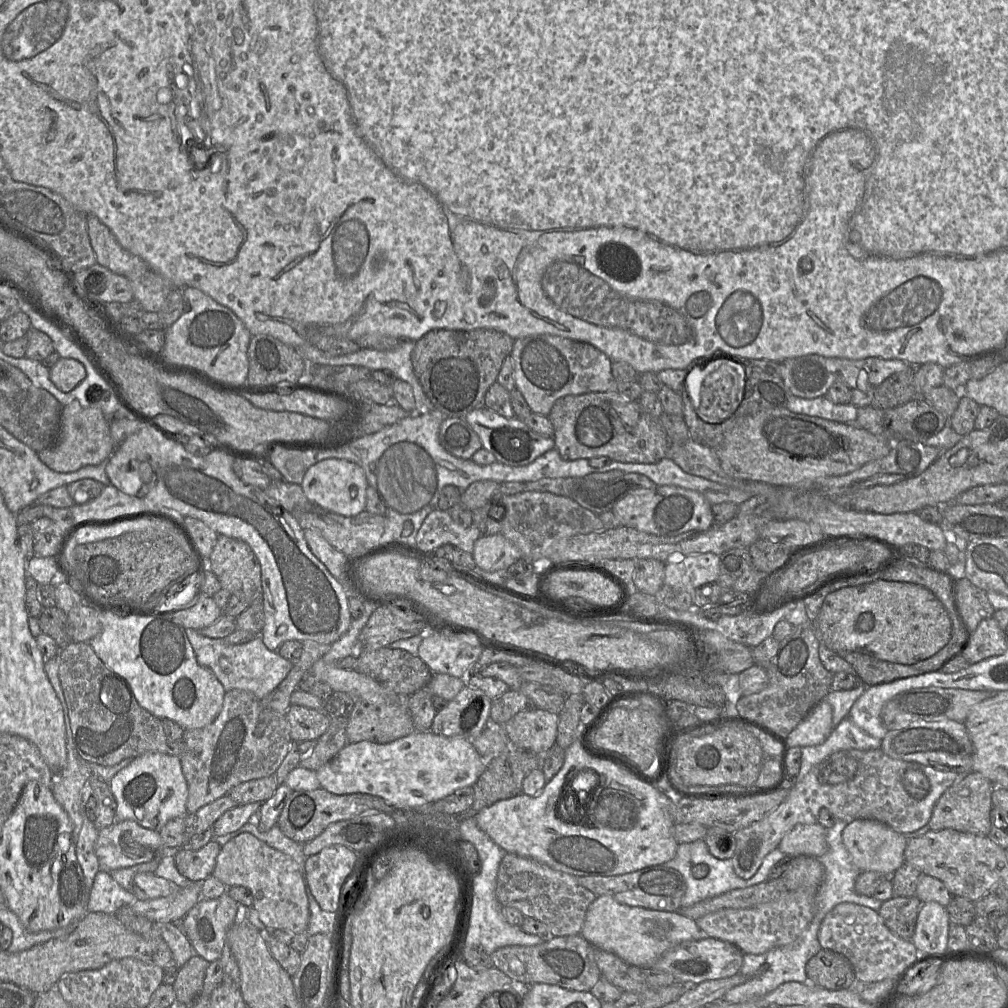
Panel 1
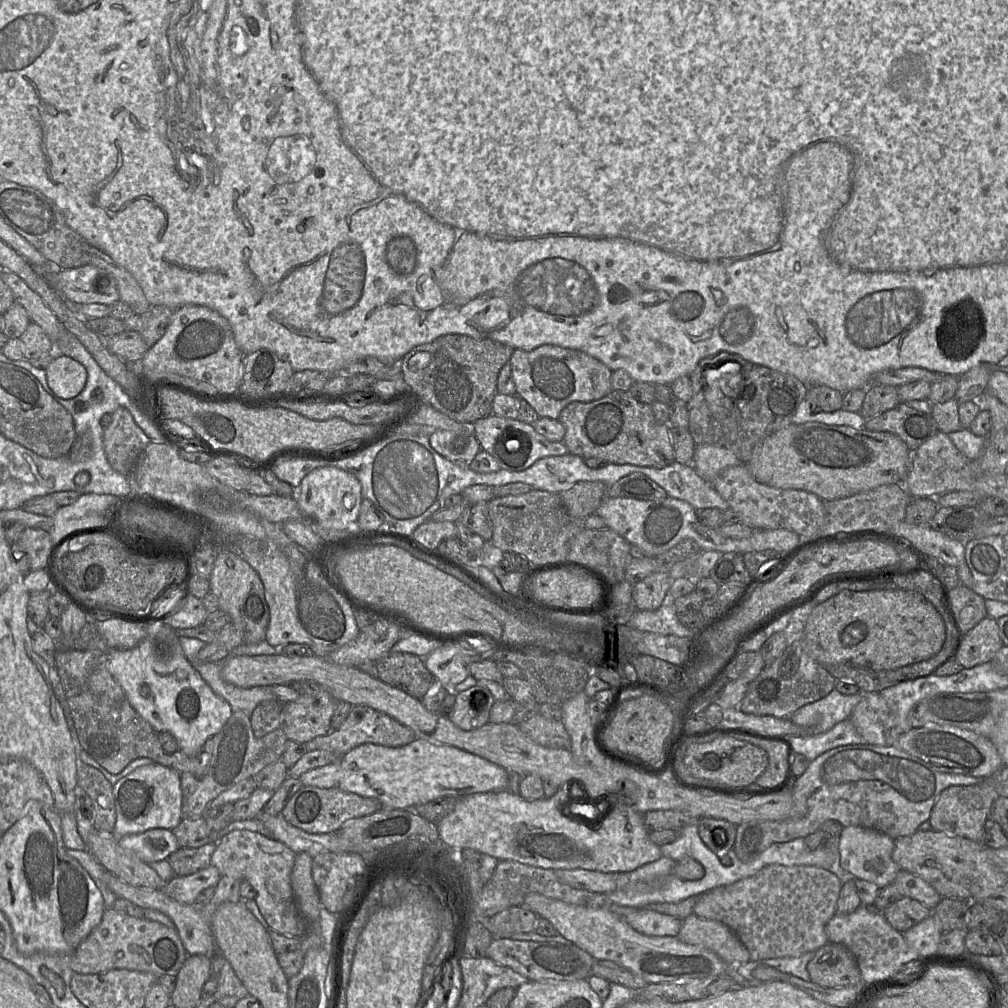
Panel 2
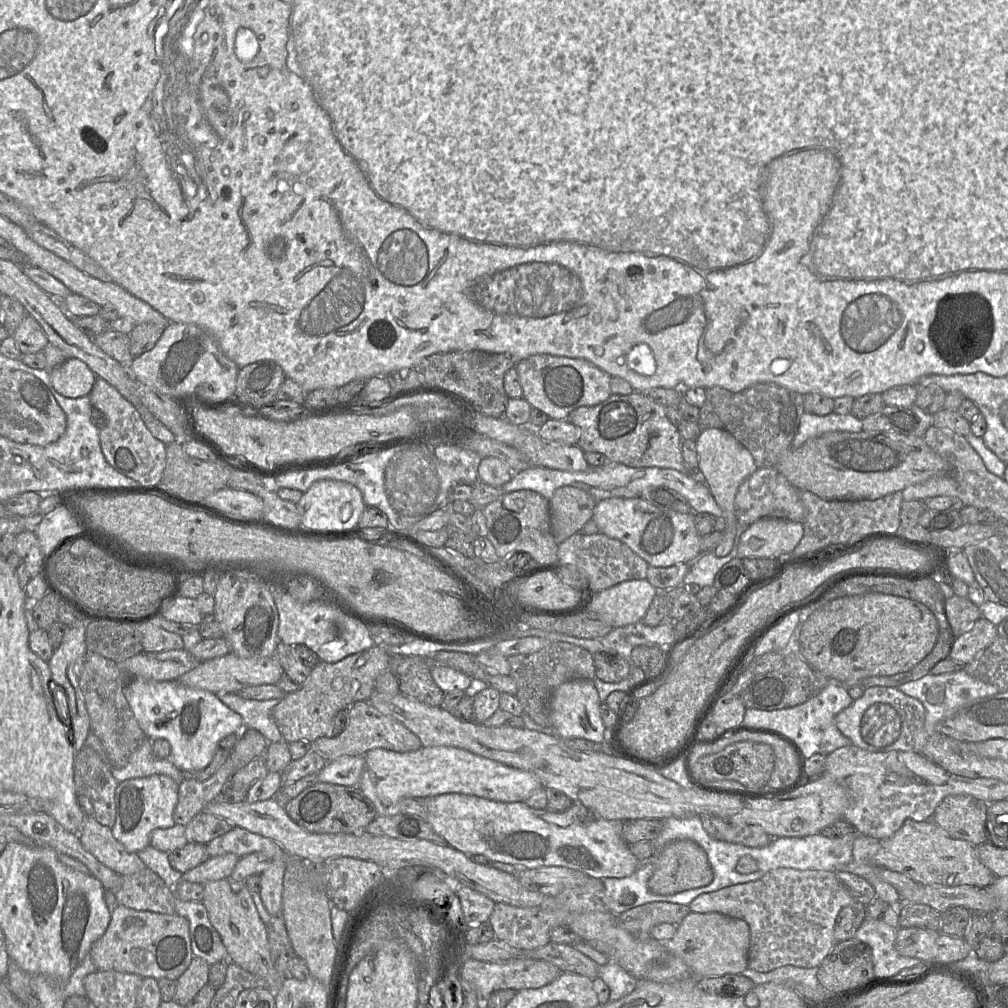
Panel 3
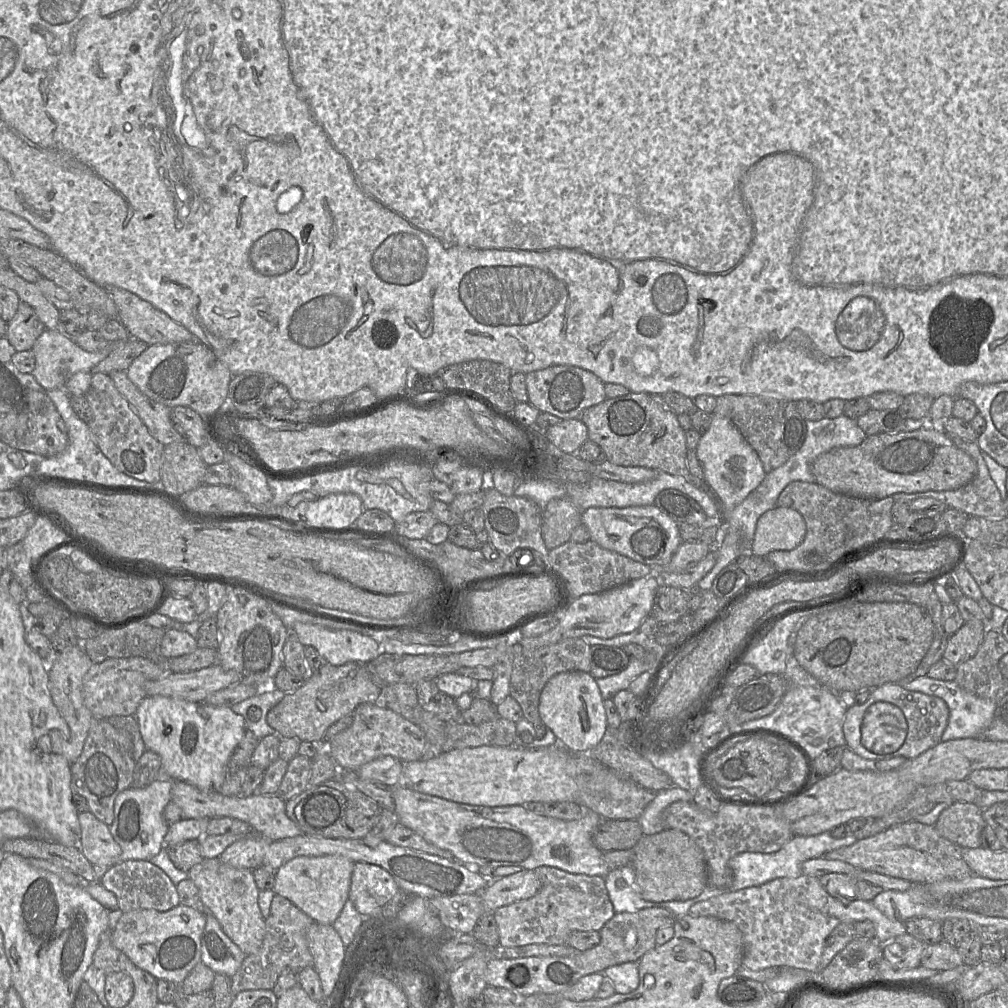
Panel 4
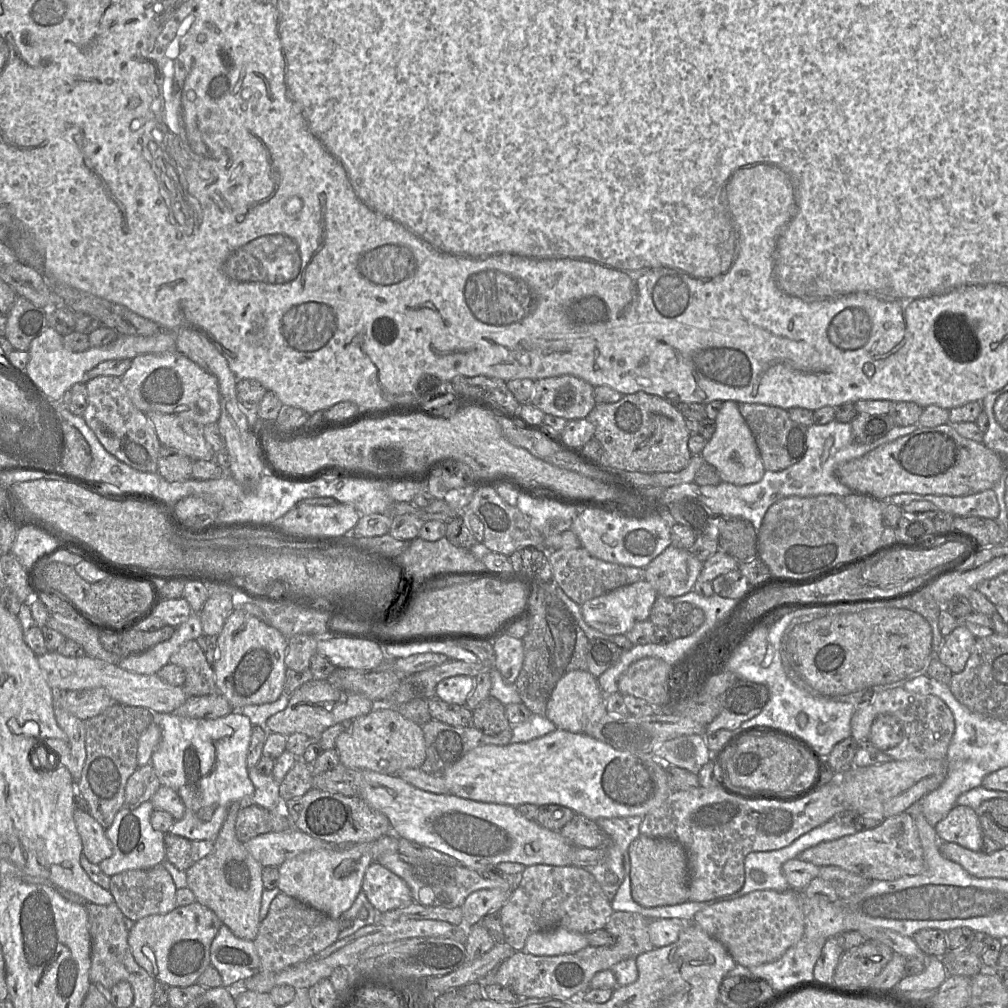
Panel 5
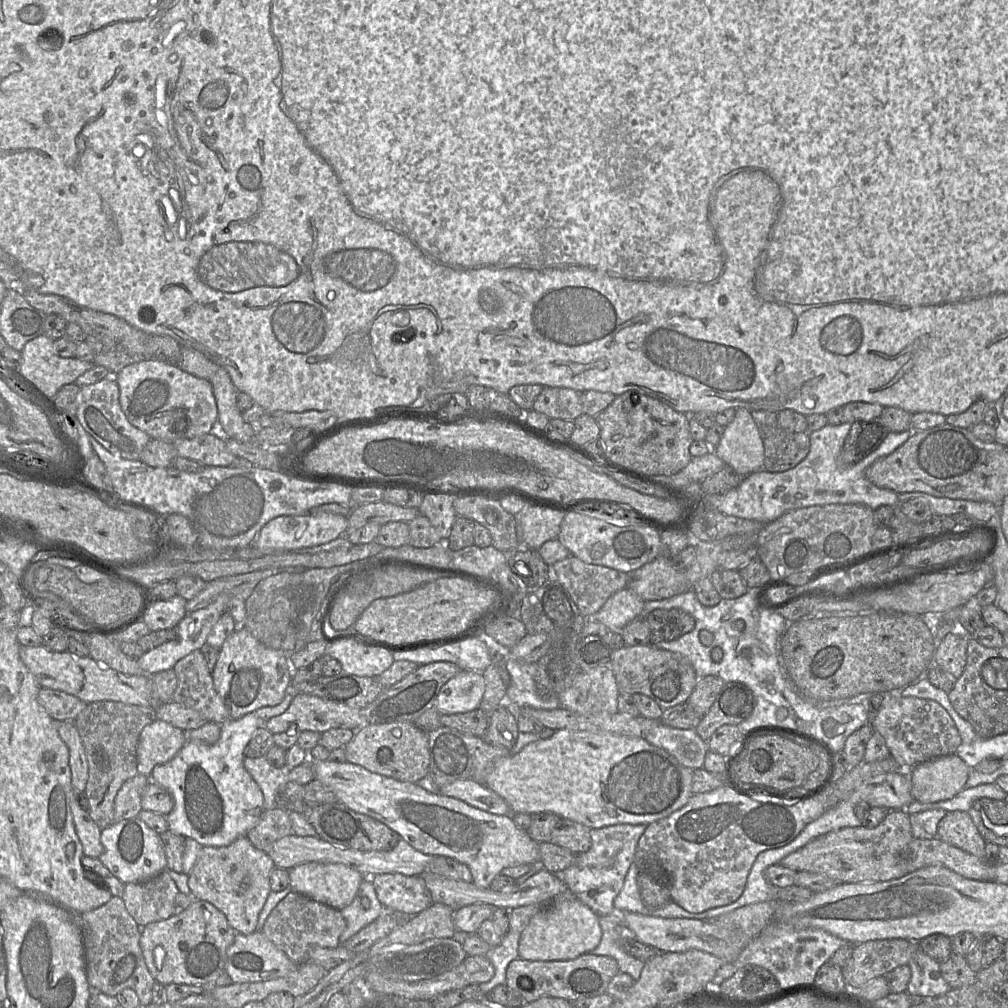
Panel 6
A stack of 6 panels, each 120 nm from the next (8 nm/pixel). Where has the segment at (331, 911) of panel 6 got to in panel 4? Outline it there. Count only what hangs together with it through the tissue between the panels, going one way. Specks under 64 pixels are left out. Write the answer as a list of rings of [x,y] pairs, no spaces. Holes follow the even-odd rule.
[[[276,894],[271,903],[270,914],[265,918],[265,936],[258,952],[247,955],[239,970],[231,977],[233,996],[246,990],[272,990],[280,974],[290,969],[295,974],[306,967],[313,967],[306,931],[314,920],[287,898]]]

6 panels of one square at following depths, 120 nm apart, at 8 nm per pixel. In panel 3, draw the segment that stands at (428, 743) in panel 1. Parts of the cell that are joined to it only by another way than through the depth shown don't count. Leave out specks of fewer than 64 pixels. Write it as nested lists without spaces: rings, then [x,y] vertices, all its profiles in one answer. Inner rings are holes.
[[[422,746],[416,751],[403,753],[375,748],[365,754],[365,761],[358,787],[374,804],[377,816],[393,816],[401,813],[400,801],[403,798],[427,798],[441,794],[459,793],[498,802],[520,802],[525,801],[533,792],[542,788],[541,781],[533,773],[452,746]]]

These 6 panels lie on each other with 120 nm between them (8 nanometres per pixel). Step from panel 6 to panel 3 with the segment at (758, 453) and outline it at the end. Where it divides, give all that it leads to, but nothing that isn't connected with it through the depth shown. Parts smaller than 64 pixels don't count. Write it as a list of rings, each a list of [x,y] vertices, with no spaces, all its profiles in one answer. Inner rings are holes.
[[[708,428],[702,429],[696,440],[698,453],[698,472],[700,478],[707,484],[717,504],[722,510],[725,520],[725,529],[721,542],[713,549],[717,557],[727,556],[735,543],[738,528],[738,517],[735,510],[735,496],[741,483],[757,470],[757,465],[751,453],[739,443],[729,432]]]

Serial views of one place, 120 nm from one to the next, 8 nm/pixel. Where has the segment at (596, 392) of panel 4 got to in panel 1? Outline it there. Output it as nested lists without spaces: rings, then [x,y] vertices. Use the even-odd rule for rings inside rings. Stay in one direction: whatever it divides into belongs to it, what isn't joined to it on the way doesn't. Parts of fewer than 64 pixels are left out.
[[[543,334],[515,339],[510,353],[515,387],[532,412],[548,417],[556,400],[568,395],[606,392],[615,389],[612,360],[591,344]]]

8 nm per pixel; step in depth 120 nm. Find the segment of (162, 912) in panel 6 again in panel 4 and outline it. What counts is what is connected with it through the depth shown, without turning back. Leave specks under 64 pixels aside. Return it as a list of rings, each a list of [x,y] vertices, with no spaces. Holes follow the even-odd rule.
[[[128,860],[110,867],[100,879],[101,885],[112,892],[123,912],[140,909],[153,909],[166,912],[179,905],[176,885],[158,866],[148,860]]]

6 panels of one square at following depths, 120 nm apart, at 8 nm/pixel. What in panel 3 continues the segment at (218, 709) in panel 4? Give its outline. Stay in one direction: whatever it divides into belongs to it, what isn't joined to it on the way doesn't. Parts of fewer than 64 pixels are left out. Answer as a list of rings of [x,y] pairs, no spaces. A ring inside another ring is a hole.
[[[133,679],[126,684],[123,693],[146,736],[152,741],[165,739],[169,742],[171,753],[167,759],[181,771],[203,770],[214,758],[219,742],[244,729],[241,715],[226,706],[216,694],[185,686],[178,680]]]

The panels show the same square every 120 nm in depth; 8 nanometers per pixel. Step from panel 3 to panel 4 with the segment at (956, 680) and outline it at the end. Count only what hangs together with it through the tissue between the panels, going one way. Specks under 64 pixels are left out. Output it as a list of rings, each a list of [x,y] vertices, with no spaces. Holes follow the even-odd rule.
[[[921,676],[905,687],[911,691],[922,692],[927,695],[937,696],[943,699],[949,708],[949,720],[941,737],[942,742],[961,738],[979,738],[992,722],[997,702],[991,699],[980,698],[963,690],[955,680],[943,681],[926,676]]]

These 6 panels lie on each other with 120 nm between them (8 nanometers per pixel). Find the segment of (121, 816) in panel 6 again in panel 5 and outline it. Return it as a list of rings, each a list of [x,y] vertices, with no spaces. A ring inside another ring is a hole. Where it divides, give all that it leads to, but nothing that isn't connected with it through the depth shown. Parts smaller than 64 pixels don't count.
[[[152,763],[140,766],[129,777],[125,788],[125,805],[135,808],[151,800],[161,786]]]

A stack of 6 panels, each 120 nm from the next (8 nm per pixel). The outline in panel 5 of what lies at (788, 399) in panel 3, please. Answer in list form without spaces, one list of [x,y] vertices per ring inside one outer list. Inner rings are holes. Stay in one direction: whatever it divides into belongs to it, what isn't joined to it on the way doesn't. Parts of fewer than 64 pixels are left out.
[[[738,403],[738,409],[754,436],[766,471],[781,471],[804,457],[807,450],[807,427],[794,422],[787,410],[754,403]]]

